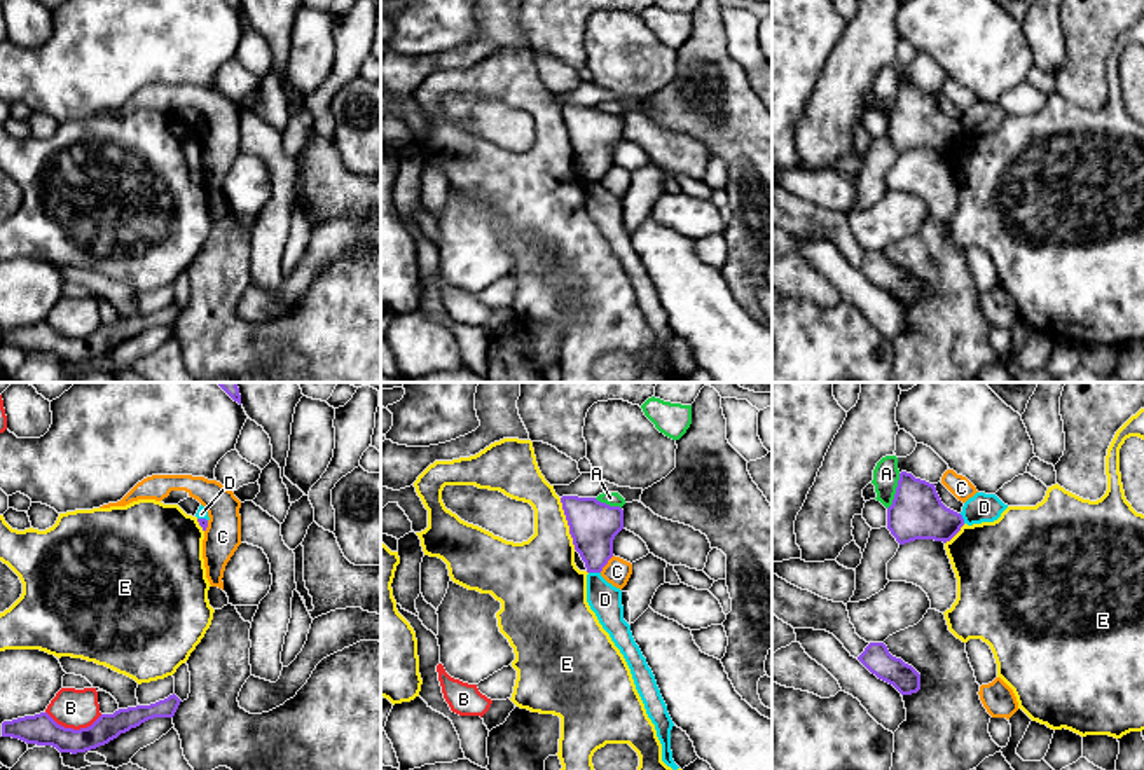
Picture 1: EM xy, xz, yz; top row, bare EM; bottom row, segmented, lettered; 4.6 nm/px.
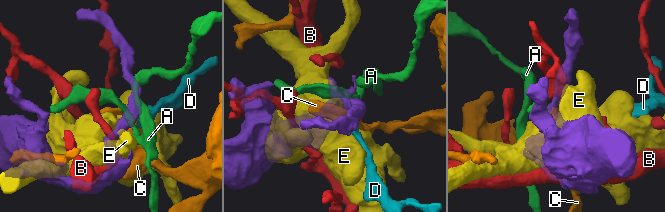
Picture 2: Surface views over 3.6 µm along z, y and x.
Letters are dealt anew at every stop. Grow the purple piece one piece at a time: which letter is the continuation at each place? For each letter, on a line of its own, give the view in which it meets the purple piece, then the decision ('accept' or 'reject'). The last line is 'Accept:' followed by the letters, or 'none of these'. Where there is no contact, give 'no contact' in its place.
A: meets purple in yz; reject
B: meets purple in xy; reject
C: meets purple in xz; reject
D: meets purple in xz; reject
E: meets purple in xz; reject
Accept: none of these

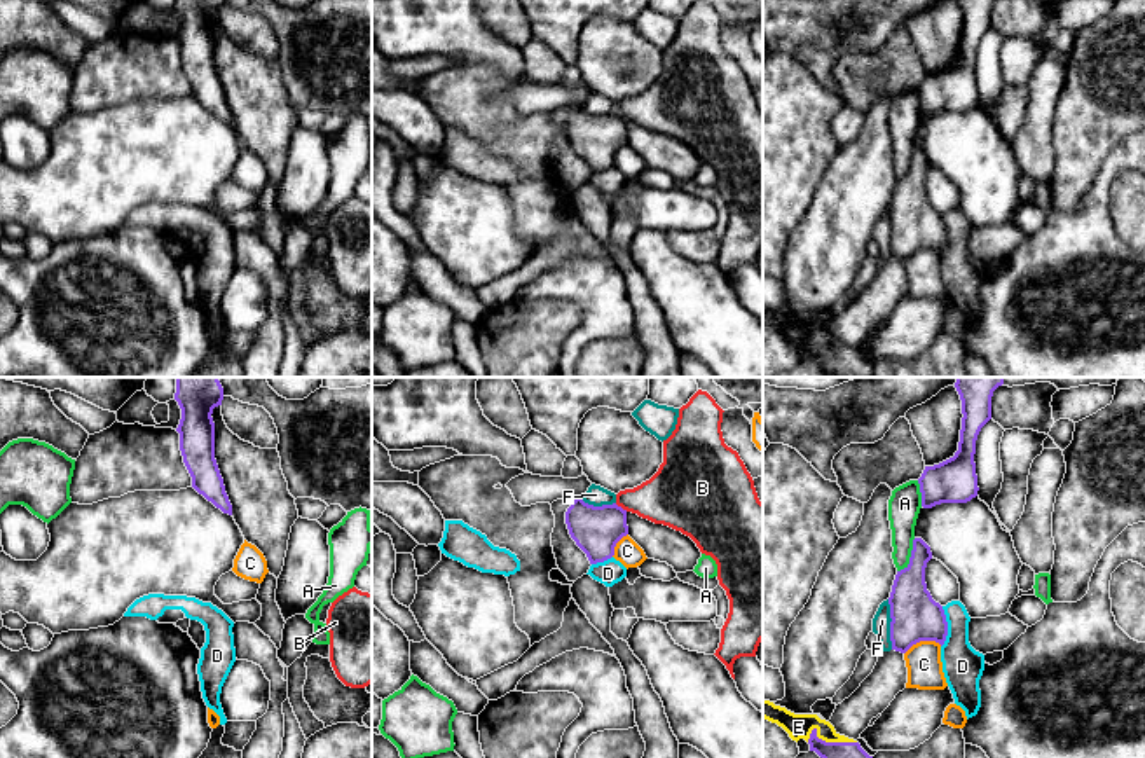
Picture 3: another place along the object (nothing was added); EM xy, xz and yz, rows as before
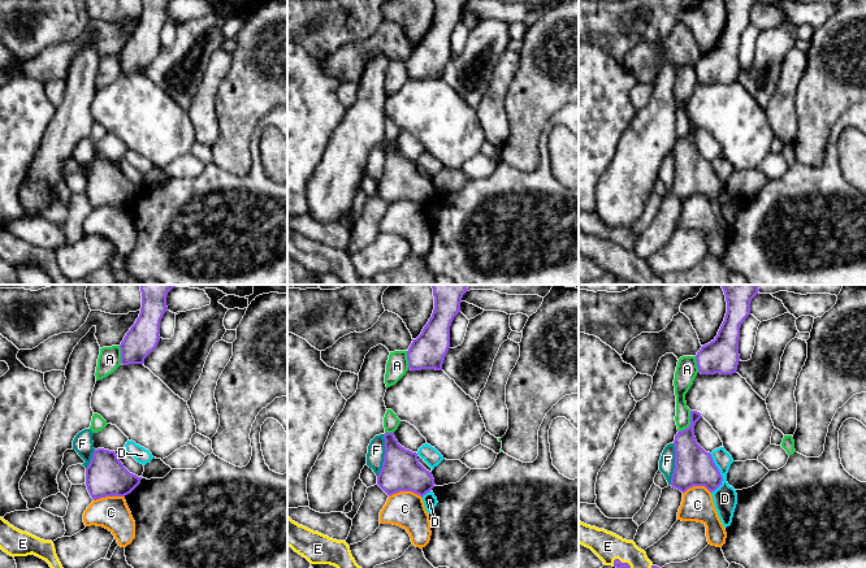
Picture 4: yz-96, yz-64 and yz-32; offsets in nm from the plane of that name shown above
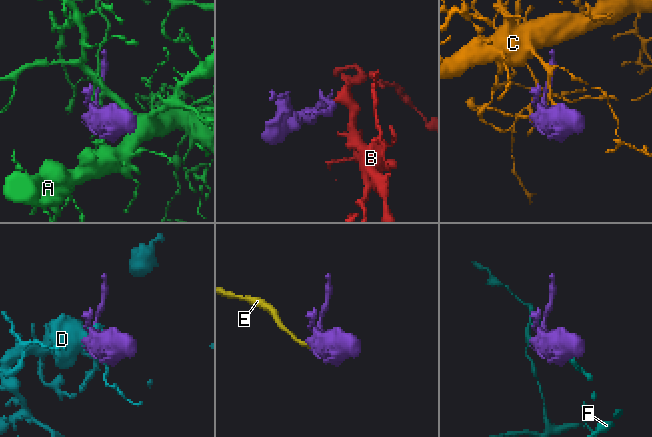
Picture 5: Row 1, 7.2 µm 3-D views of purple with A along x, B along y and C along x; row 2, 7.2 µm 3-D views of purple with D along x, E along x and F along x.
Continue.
A: meets purple in yz; reject
B: meets purple in xz; reject
C: meets purple in yz; reject
D: meets purple in yz; reject
E: meets purple in yz; accept
F: meets purple in yz; reject
Accept: E

